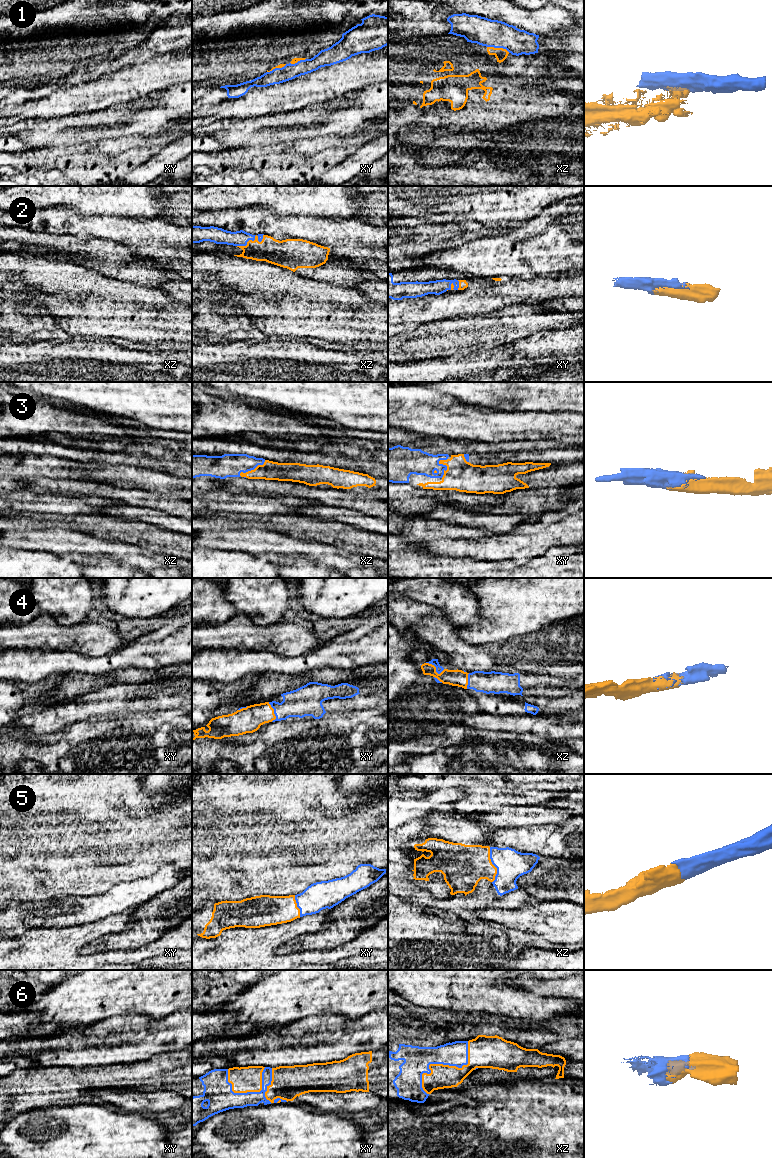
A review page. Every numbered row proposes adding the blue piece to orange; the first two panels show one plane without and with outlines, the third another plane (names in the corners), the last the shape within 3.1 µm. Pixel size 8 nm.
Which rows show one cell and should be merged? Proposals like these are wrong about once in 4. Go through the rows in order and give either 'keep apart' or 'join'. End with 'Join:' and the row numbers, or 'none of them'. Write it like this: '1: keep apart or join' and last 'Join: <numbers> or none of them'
1: keep apart
2: join
3: join
4: join
5: join
6: join
Join: 2, 3, 4, 5, 6

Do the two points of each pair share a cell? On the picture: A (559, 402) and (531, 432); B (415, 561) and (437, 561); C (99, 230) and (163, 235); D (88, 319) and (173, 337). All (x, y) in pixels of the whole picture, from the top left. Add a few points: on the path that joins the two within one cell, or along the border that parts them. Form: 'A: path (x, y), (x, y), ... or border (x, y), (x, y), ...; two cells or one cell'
A: border (526, 412), (573, 413); two cells
B: path (420, 561), (432, 561); one cell
C: path (115, 230), (147, 235); one cell
D: path (109, 322), (115, 324), (128, 335), (152, 337); one cell

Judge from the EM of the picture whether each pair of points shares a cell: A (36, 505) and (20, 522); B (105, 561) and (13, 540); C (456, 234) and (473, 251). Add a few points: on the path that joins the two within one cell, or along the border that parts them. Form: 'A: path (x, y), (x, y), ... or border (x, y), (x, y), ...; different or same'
A: border (11, 516), (25, 516), (33, 519), (48, 520); different
B: path (82, 548), (69, 542), (36, 540); same
C: border (476, 237), (454, 249), (443, 251); different

